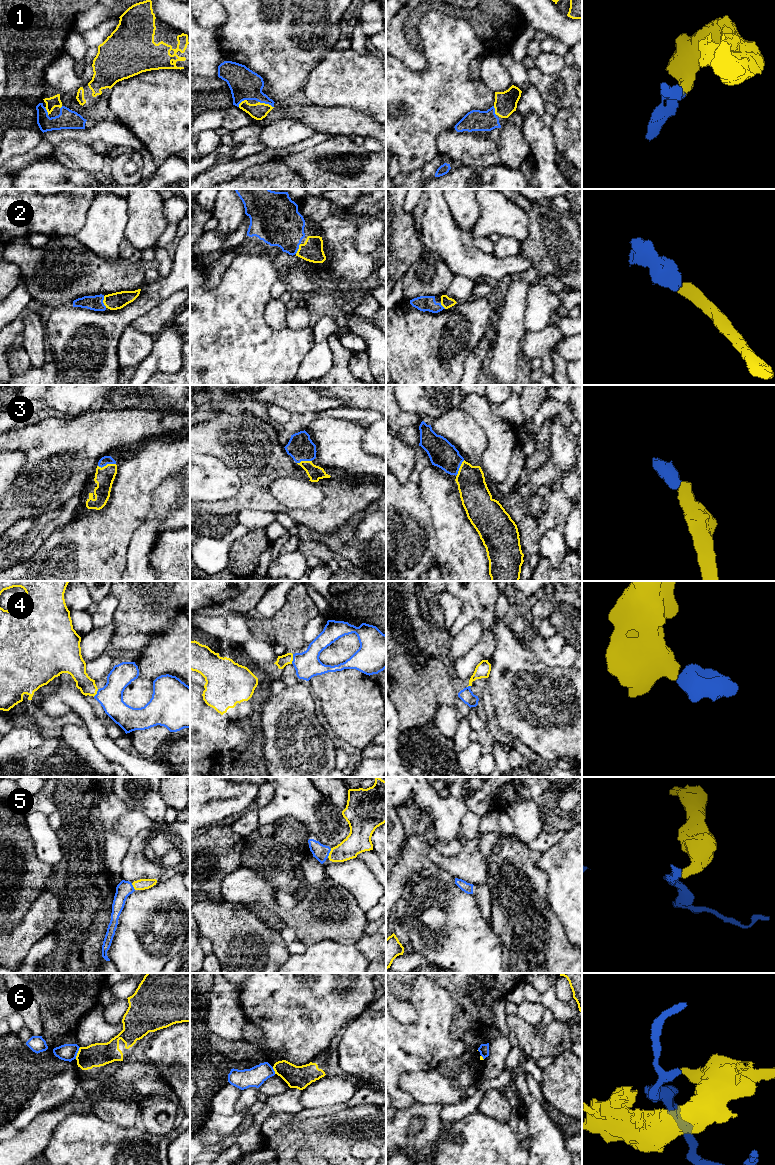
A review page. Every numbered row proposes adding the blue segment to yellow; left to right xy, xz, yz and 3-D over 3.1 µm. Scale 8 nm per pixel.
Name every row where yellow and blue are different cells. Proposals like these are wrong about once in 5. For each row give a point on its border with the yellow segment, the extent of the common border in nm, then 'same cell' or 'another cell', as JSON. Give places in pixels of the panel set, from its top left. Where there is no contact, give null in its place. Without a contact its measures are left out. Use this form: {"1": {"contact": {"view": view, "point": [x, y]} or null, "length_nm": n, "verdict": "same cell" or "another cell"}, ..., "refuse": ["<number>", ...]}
{"1": {"contact": {"view": "xz", "point": [266, 104]}, "length_nm": 140, "verdict": "same cell"}, "2": {"contact": {"view": "xy", "point": [103, 302]}, "length_nm": 100, "verdict": "same cell"}, "3": {"contact": {"view": "xy", "point": [107, 464]}, "length_nm": 150, "verdict": "same cell"}, "4": {"contact": {"view": "xz", "point": [292, 659]}, "length_nm": 80, "verdict": "same cell"}, "5": {"contact": {"view": "xz", "point": [329, 853]}, "length_nm": 90, "verdict": "same cell"}, "6": {"contact": {"view": "xy", "point": [77, 1053]}, "length_nm": 100, "verdict": "another cell"}, "refuse": ["6"]}

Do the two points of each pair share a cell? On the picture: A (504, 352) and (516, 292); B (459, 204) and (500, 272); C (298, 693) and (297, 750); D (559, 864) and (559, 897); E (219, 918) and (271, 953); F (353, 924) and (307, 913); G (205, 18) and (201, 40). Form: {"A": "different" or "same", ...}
{"A": "same", "B": "different", "C": "same", "D": "same", "E": "same", "F": "same", "G": "different"}

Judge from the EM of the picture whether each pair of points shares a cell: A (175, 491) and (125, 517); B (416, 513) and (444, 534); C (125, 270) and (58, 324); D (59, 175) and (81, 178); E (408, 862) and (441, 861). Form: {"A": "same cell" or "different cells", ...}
{"A": "different cells", "B": "different cells", "C": "different cells", "D": "same cell", "E": "different cells"}

